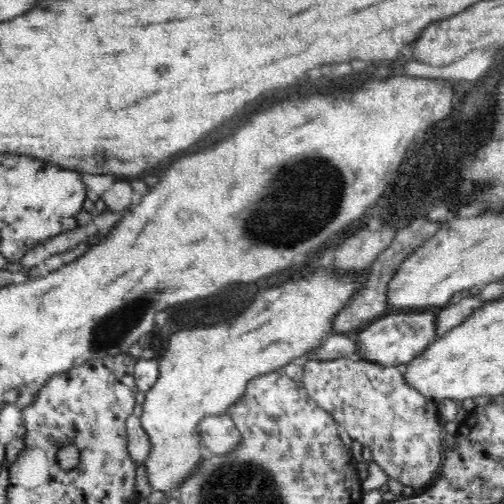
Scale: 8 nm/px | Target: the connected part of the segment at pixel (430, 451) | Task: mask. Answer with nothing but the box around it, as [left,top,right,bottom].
[300,358,445,491]

